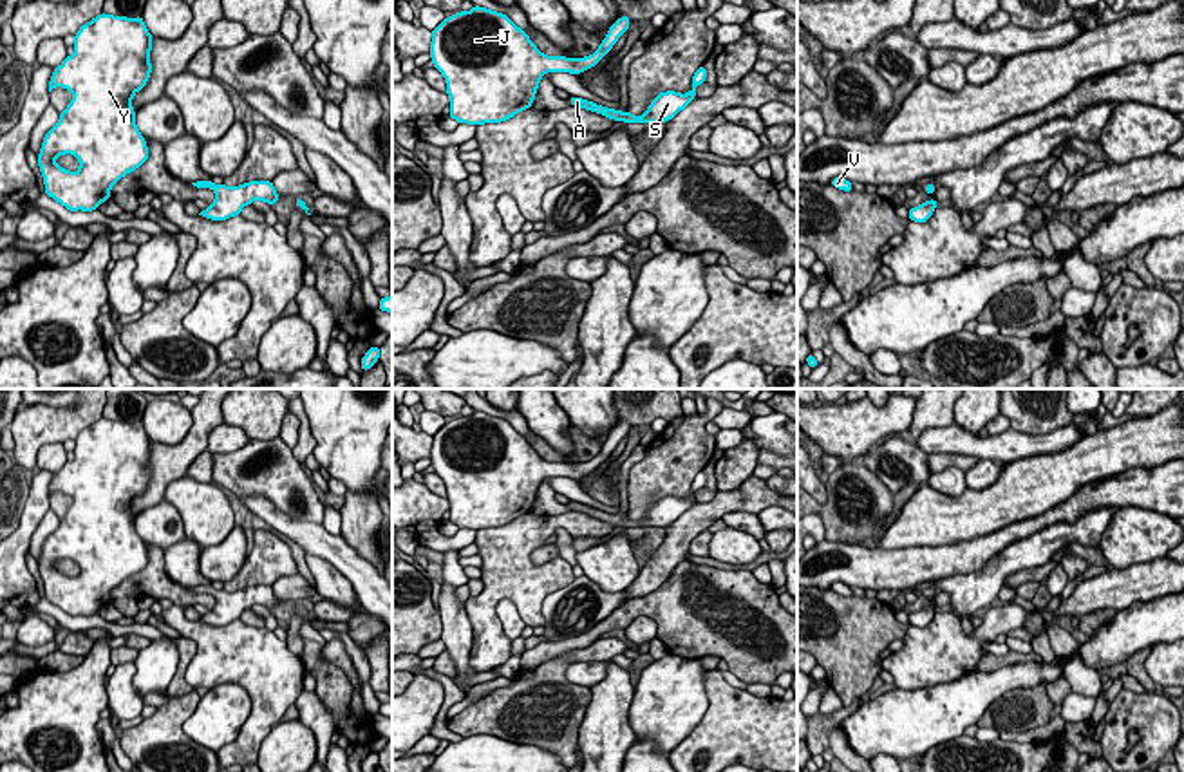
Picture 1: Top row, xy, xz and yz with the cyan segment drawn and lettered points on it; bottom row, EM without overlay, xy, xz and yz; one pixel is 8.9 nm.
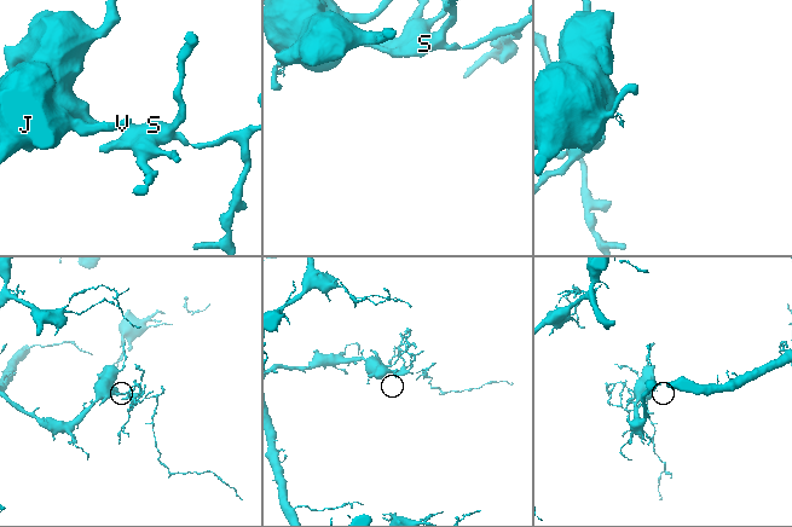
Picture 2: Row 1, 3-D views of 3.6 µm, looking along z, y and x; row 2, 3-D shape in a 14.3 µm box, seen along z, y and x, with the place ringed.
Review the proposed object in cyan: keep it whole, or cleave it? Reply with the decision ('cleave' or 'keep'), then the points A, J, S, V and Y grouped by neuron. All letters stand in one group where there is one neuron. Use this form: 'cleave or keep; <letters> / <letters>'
keep; A J S V Y

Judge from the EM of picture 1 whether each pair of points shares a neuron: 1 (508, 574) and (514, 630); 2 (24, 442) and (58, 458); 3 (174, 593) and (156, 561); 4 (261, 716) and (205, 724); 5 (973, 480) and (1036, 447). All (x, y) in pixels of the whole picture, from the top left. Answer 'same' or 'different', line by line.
1: different
2: different
3: same
4: different
5: different

